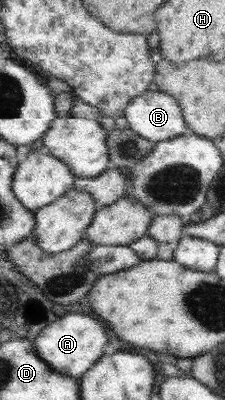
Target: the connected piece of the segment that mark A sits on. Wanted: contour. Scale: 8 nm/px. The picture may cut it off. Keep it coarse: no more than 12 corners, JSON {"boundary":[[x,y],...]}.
{"boundary":[[65,315],[33,341],[58,372],[81,379],[108,353],[100,318]]}

